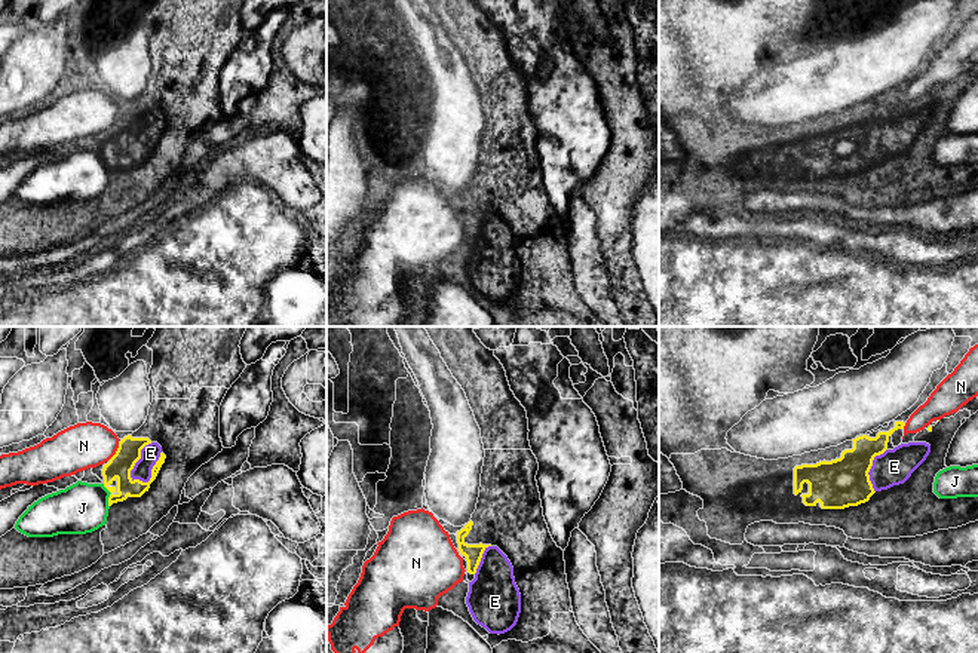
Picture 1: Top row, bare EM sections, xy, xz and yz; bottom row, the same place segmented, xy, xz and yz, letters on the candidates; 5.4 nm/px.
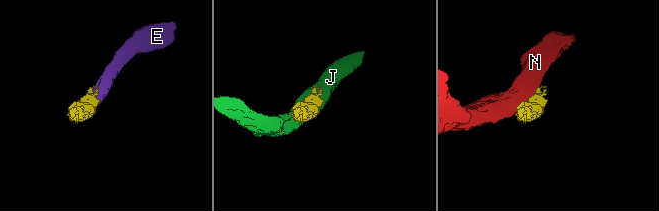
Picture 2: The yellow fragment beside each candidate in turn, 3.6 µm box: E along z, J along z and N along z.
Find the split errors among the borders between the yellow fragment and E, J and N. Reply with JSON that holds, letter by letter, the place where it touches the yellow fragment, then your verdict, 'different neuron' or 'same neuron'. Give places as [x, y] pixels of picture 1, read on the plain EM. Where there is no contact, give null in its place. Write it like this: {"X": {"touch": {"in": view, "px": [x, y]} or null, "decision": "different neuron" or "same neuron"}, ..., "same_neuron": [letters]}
{"E": {"touch": {"in": "xy", "px": [138, 126]}, "decision": "same neuron"}, "J": {"touch": {"in": "xy", "px": [110, 163]}, "decision": "different neuron"}, "N": {"touch": {"in": "xy", "px": [116, 119]}, "decision": "different neuron"}, "same_neuron": ["E"]}

